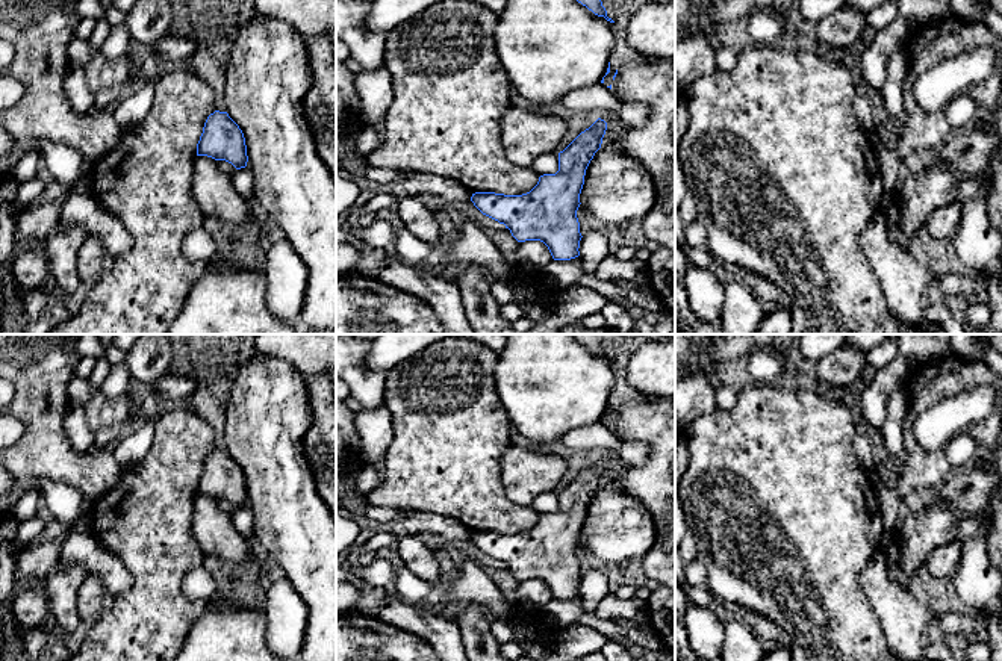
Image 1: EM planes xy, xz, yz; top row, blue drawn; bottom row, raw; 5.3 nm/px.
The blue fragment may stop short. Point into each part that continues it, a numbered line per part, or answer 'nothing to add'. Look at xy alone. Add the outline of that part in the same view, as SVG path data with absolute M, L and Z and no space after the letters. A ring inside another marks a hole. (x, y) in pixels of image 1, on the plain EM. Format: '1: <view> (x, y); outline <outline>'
nothing to add

